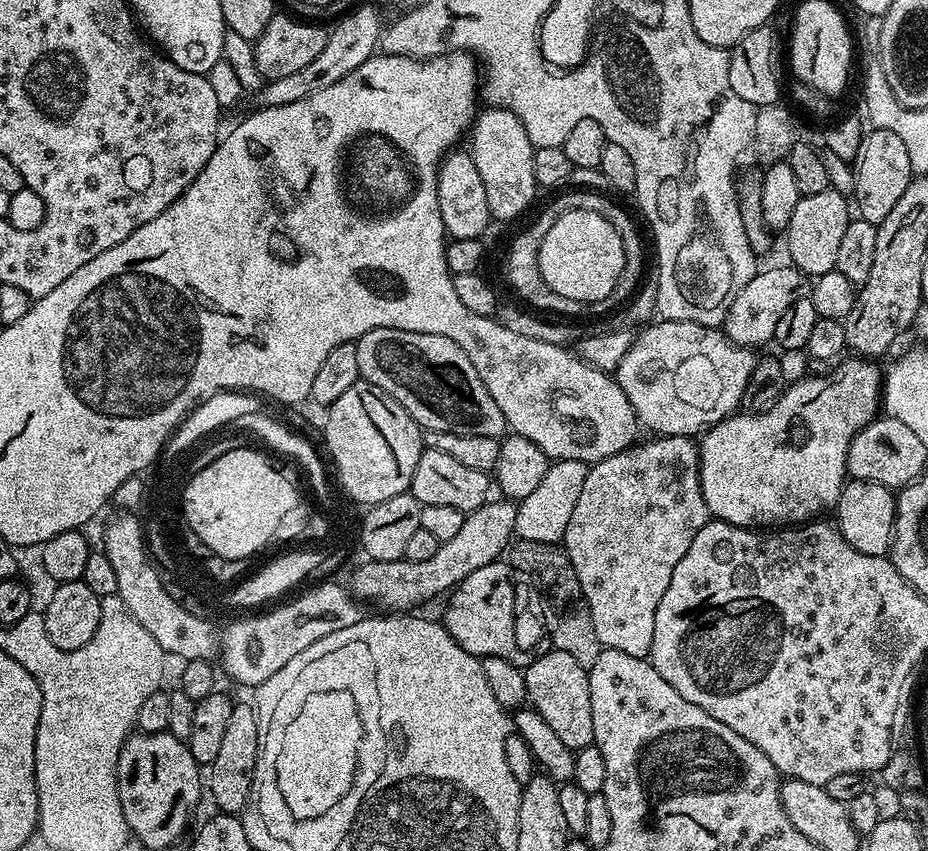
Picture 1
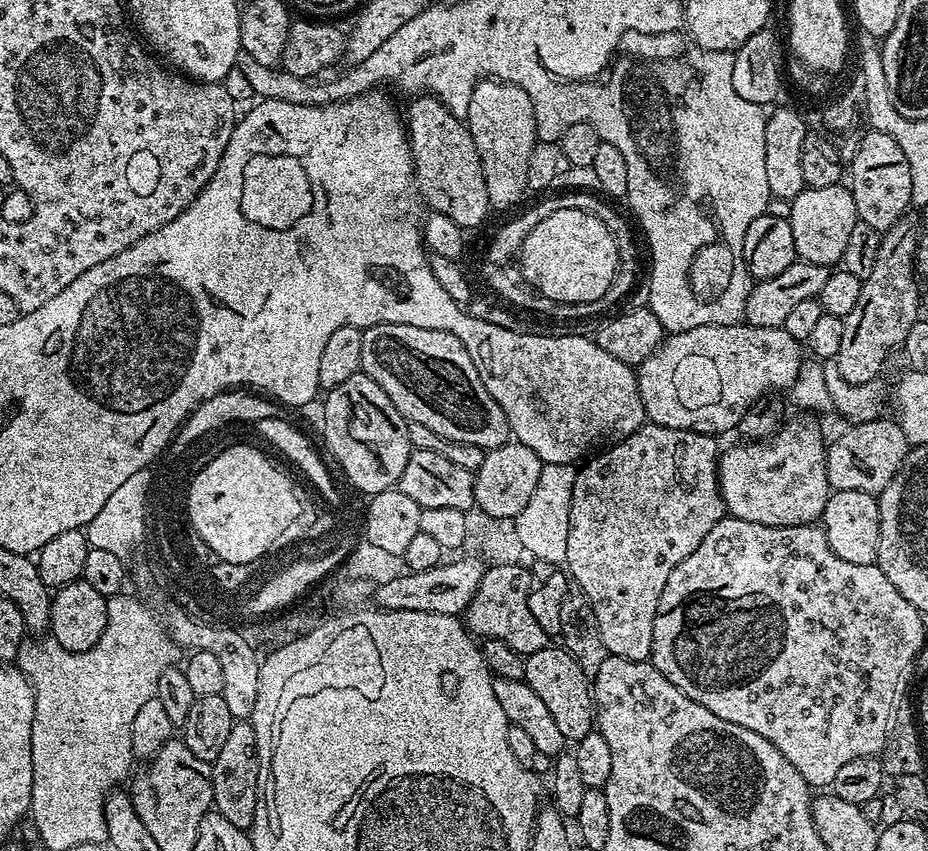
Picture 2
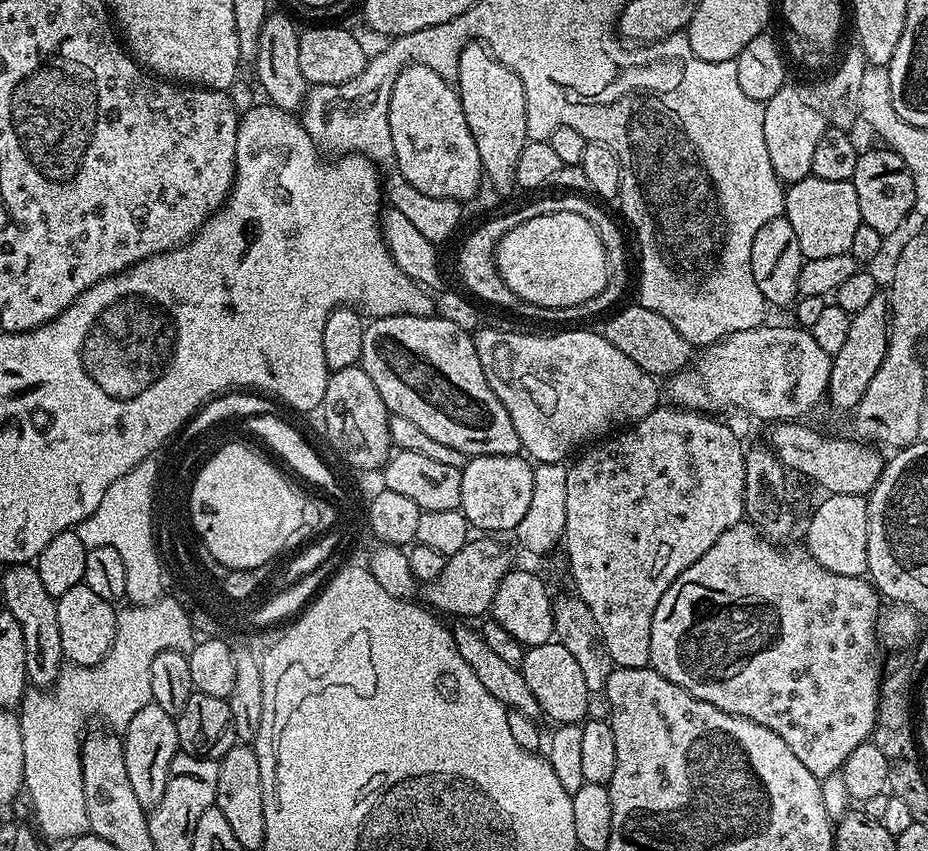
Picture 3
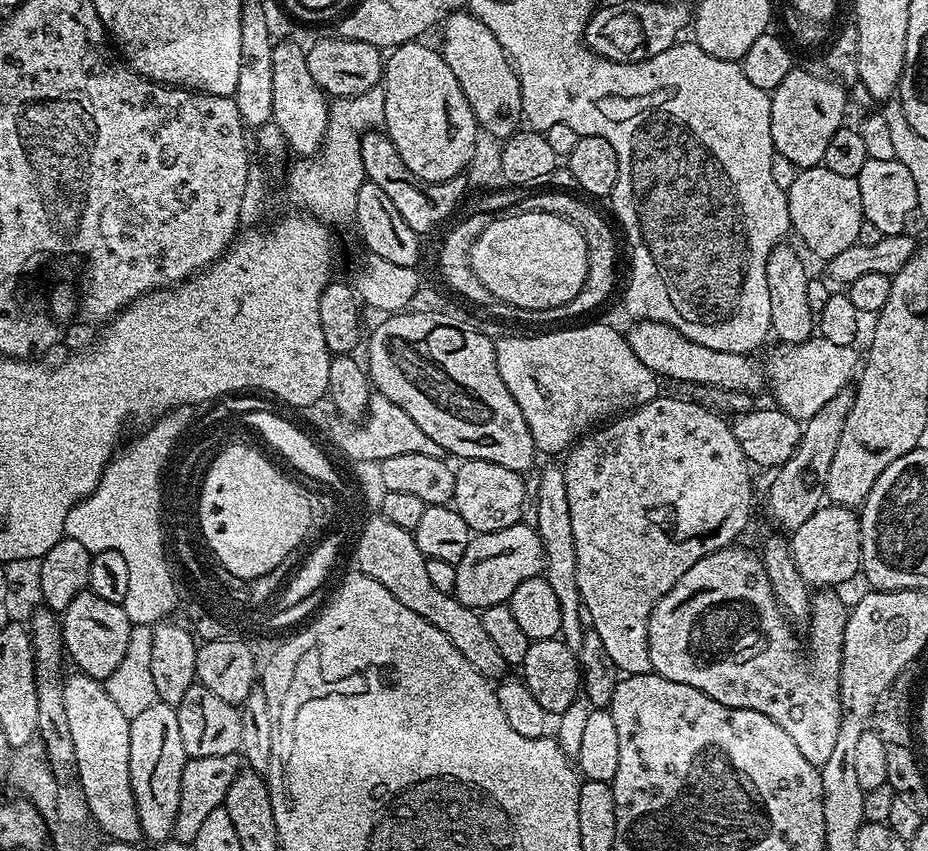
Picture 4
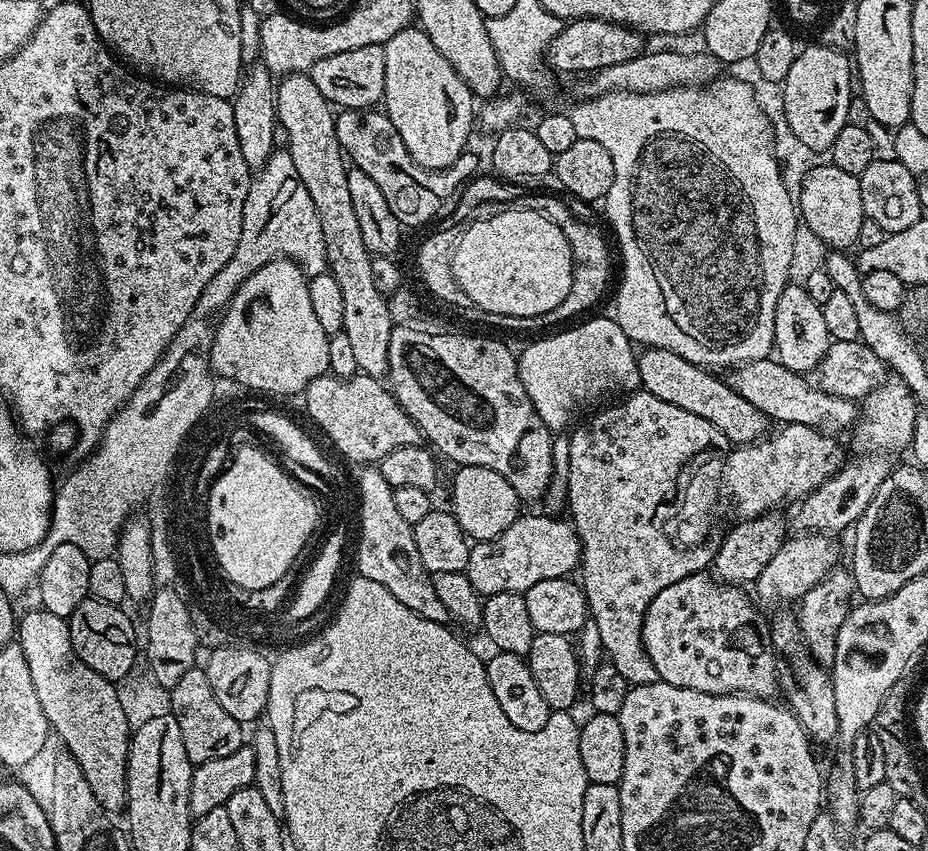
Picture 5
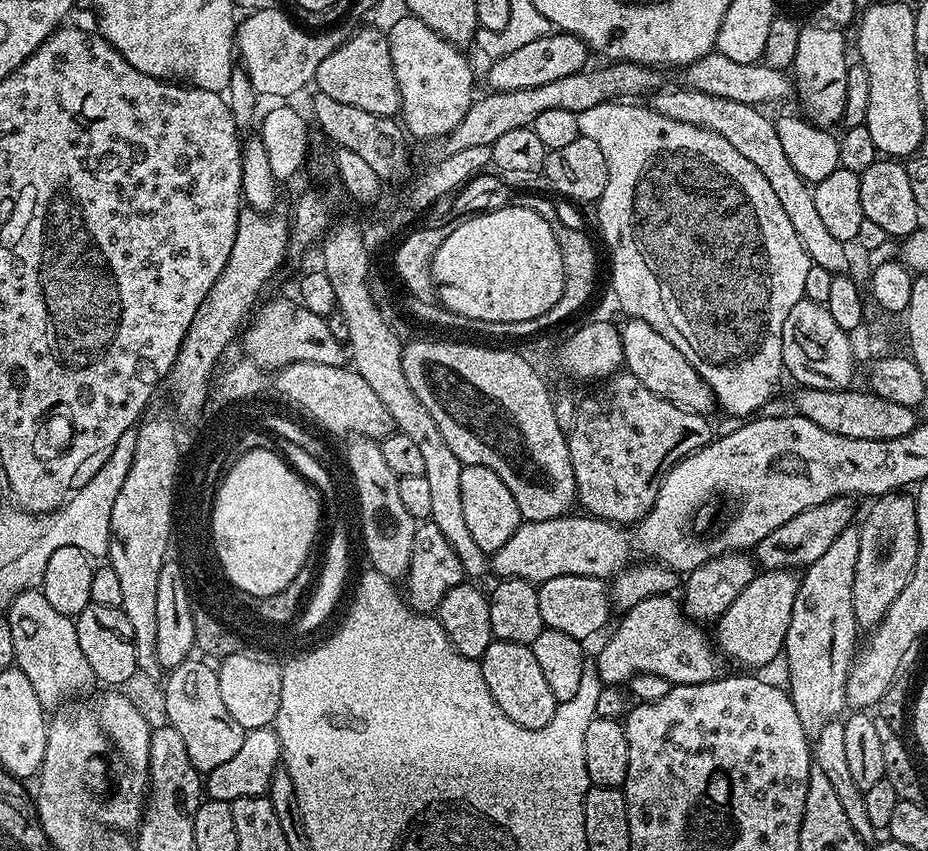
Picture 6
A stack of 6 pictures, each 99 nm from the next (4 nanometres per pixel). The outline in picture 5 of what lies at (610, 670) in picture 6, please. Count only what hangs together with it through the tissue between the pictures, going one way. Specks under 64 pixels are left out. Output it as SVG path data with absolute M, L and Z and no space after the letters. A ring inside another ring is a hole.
M693 572L682 578L682 582L674 582L674 586L666 586L666 590L658 593L646 610L642 638L660 679L667 684L702 690L706 694L738 692L745 696L768 698L773 695L772 691L777 691L777 659L771 651L766 650L765 637L763 640L756 629L757 605L753 597L749 593L748 597L744 592L747 591L743 587L725 584L704 572Z

